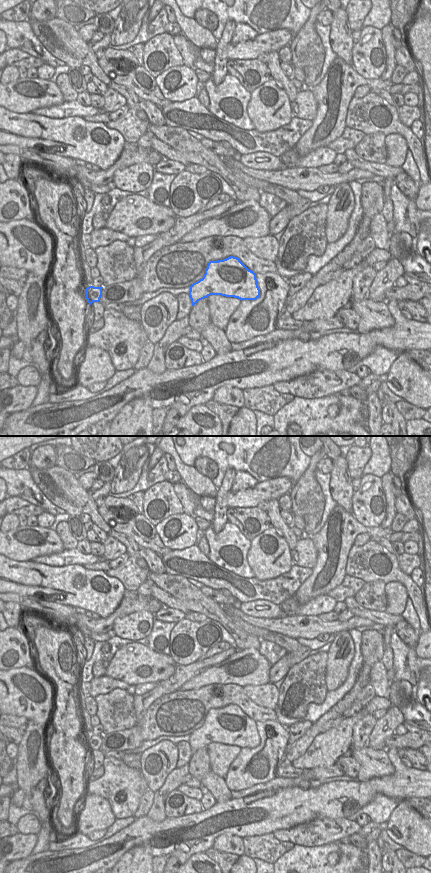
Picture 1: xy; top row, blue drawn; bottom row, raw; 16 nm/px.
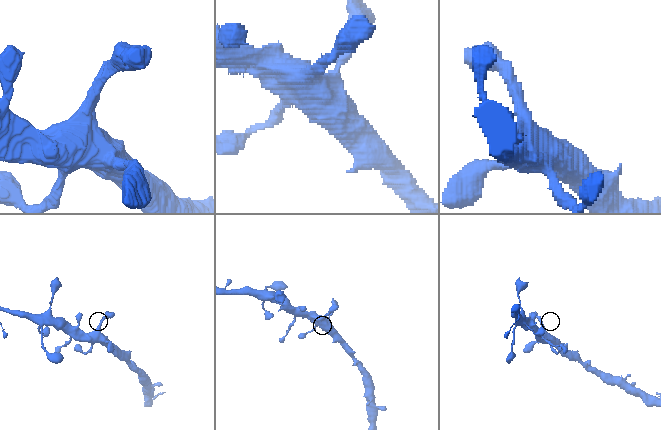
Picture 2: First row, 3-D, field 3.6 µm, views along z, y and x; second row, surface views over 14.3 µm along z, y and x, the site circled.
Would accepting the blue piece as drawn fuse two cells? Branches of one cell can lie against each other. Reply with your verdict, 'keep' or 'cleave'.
keep

